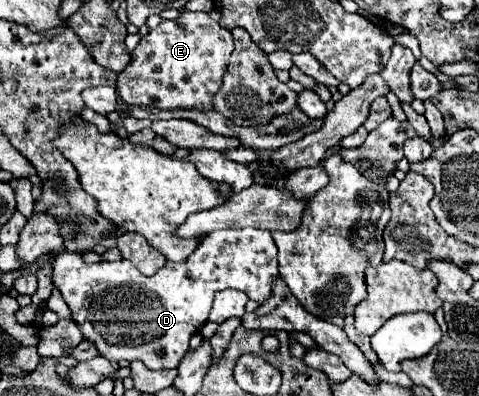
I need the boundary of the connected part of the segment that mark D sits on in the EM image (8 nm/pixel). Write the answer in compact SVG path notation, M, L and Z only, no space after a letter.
M253 227L243 229L221 229L203 237L201 245L189 255L185 263L167 261L167 265L153 277L137 271L127 259L121 261L101 261L85 263L79 253L59 253L53 263L53 285L63 295L69 305L73 319L77 321L83 337L95 343L99 355L109 357L109 361L141 361L147 369L175 369L185 353L189 351L189 341L199 327L207 323L213 295L223 289L243 291L251 301L259 305L273 297L273 281L279 277L277 271L277 247L273 245L271 231L261 231Z

